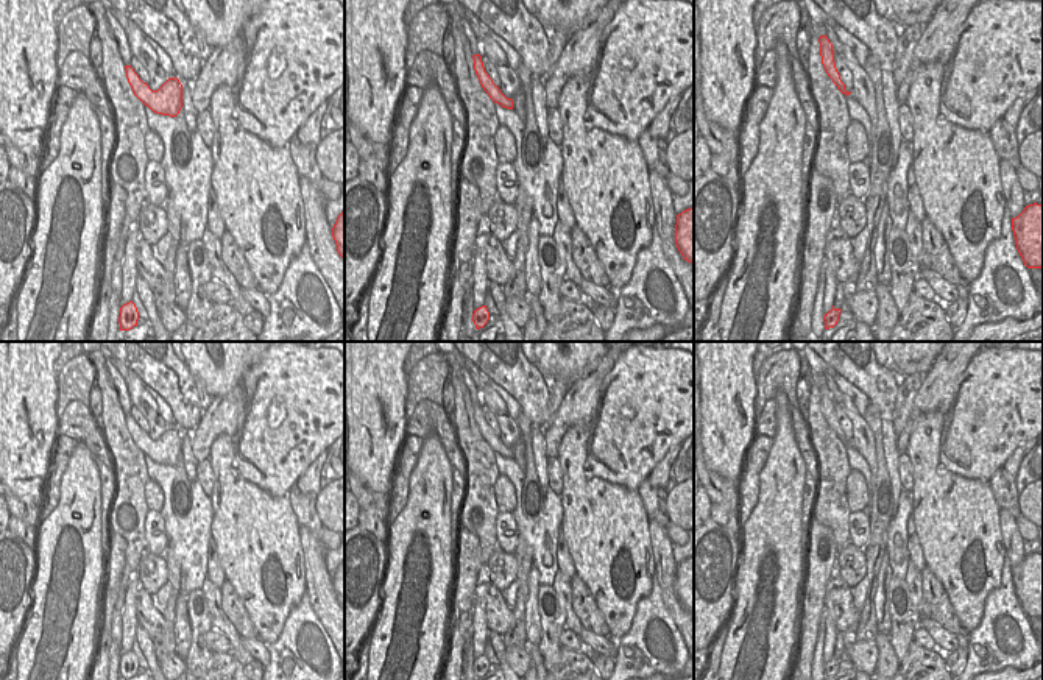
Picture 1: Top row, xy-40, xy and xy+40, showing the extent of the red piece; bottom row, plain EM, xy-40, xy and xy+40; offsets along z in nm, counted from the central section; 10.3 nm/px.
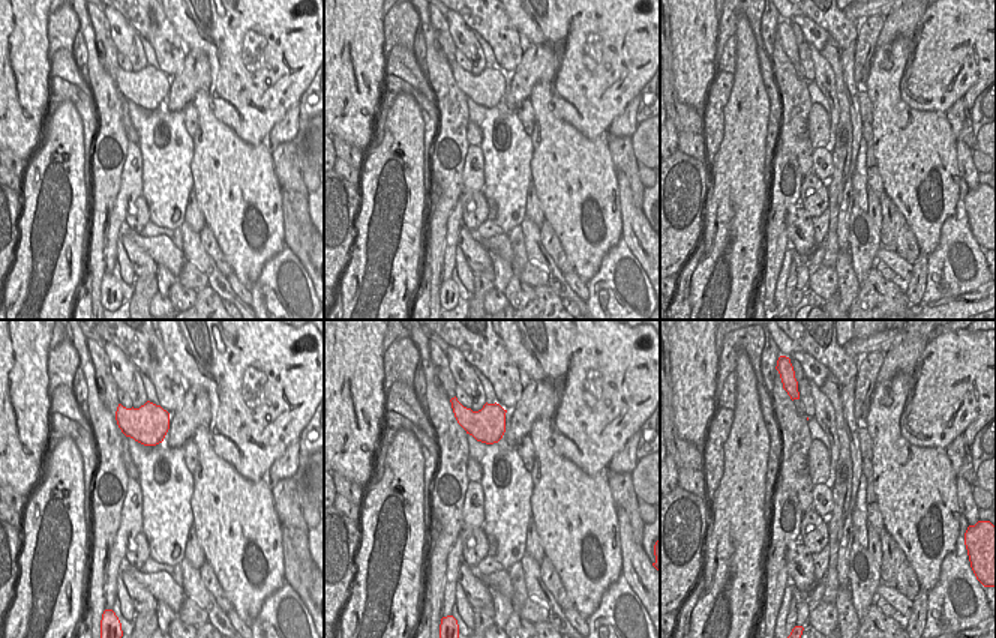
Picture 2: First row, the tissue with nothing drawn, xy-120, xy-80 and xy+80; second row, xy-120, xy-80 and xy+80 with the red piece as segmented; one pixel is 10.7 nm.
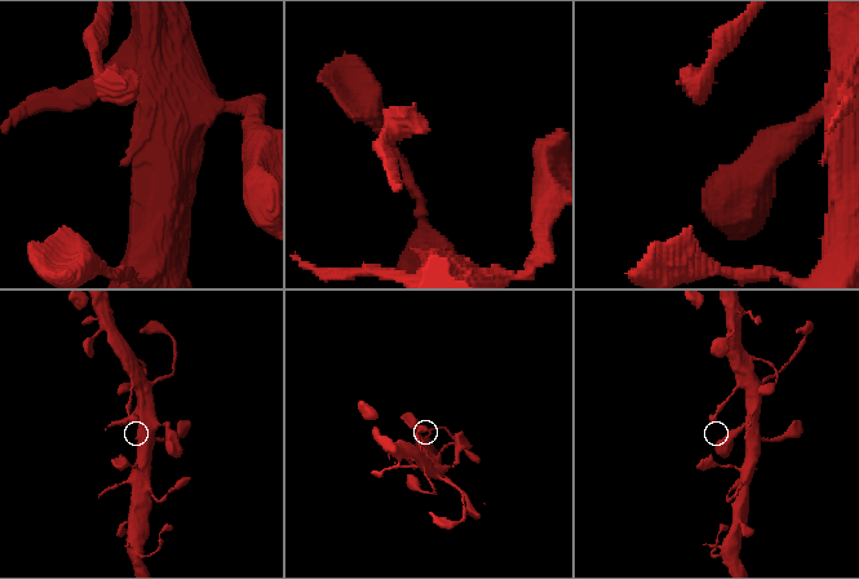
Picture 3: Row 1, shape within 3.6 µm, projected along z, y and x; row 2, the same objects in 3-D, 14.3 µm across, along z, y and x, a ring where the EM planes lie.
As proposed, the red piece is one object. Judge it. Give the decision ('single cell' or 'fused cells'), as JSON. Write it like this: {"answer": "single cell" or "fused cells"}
{"answer": "single cell"}

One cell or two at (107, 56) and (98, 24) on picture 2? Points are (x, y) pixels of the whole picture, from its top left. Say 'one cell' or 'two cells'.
one cell

